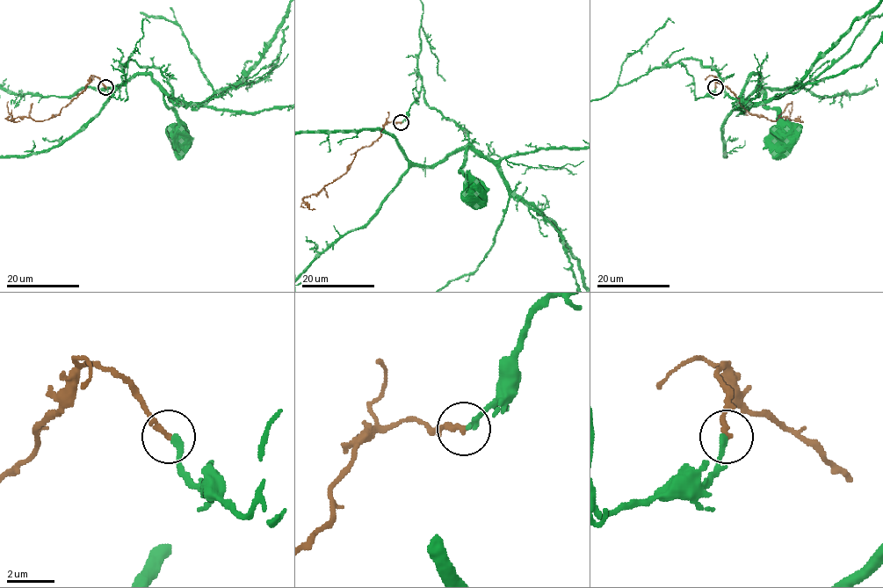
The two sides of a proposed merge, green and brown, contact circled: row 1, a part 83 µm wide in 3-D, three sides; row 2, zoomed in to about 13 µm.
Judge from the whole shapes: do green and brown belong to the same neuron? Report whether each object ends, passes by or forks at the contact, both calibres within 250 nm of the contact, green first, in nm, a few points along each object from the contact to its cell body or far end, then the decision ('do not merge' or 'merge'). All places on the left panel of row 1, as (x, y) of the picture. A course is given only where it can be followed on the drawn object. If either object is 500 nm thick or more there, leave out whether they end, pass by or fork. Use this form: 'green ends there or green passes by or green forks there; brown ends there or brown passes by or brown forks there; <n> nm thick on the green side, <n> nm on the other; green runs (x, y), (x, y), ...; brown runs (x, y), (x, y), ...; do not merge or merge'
green ends there; brown ends there; 240 nm thick on the green side, 240 nm on the other; green runs (106, 87), (117, 98), (128, 59), (159, 68), (171, 90), (163, 102), (175, 112), (180, 138); brown runs (105, 87), (93, 76), (85, 89), (58, 114), (36, 120), (21, 117), (8, 119), (19, 121); merge

